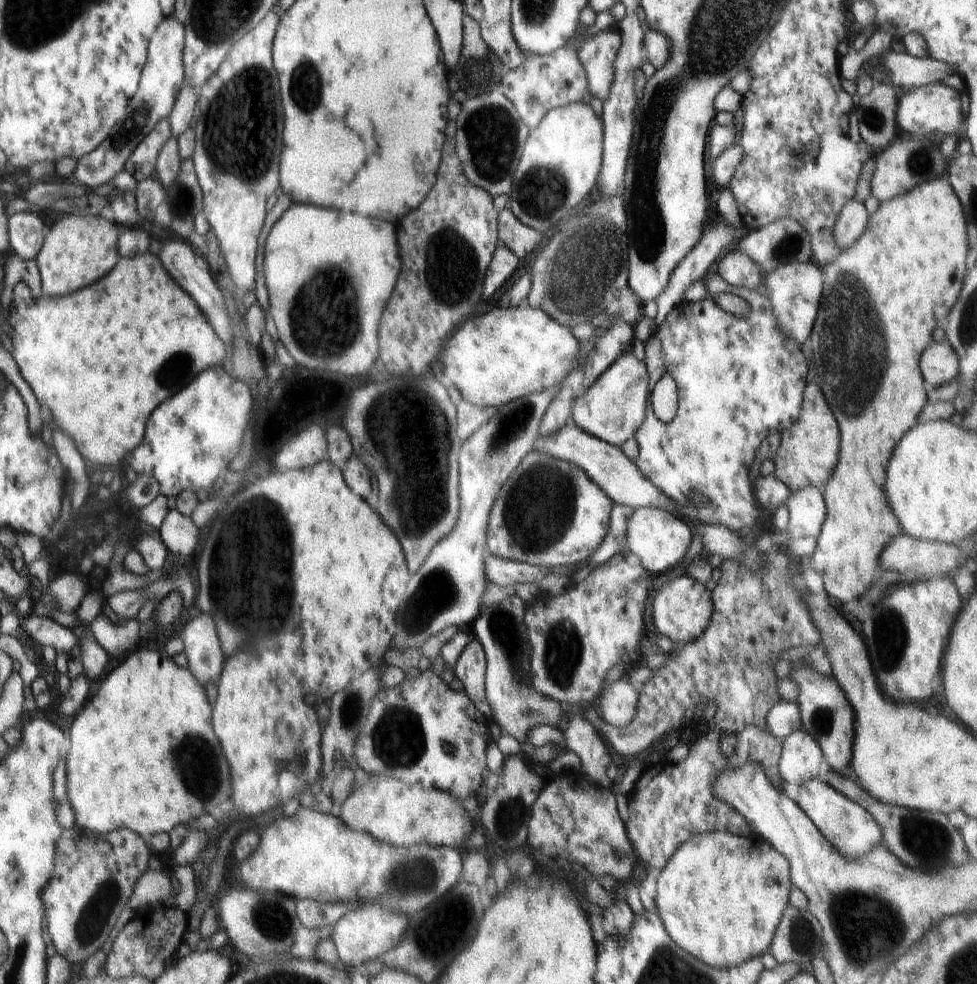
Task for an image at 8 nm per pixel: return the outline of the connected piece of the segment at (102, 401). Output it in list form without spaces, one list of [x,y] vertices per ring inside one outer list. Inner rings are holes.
[[[152,254],[122,258],[122,262],[118,262],[118,266],[114,266],[114,270],[106,278],[102,278],[102,282],[94,282],[94,286],[88,286],[86,290],[78,290],[78,294],[70,293],[68,296],[52,296],[52,298],[40,295],[36,298],[28,287],[16,286],[11,298],[14,306],[12,306],[11,312],[5,311],[5,313],[12,327],[12,358],[18,365],[22,378],[32,388],[43,412],[50,415],[53,426],[68,434],[74,440],[78,452],[96,466],[118,466],[118,464],[124,466],[124,456],[140,444],[142,432],[146,428],[146,420],[150,418],[152,410],[162,400],[166,400],[170,396],[173,397],[186,388],[203,370],[222,365],[224,358],[226,358],[224,343],[212,330],[206,317],[196,306],[196,302],[170,278],[170,274],[160,264],[158,256],[152,256]]]

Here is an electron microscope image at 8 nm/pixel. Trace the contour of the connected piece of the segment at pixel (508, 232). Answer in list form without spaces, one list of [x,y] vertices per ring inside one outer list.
[[[503,209],[497,216],[498,240],[502,241],[520,260],[540,248],[542,234],[522,224],[511,210]]]

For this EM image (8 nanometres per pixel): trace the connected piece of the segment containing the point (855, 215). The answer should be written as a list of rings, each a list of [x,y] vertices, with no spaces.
[[[856,198],[850,199],[842,207],[832,231],[833,241],[839,254],[854,246],[868,223],[869,215],[864,204]]]

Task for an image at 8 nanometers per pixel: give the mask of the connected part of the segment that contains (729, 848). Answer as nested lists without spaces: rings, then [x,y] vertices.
[[[720,831],[696,833],[677,848],[677,851],[666,863],[666,866],[659,871],[655,896],[656,911],[660,914],[659,917],[663,922],[666,932],[670,934],[670,938],[672,938],[683,951],[686,950],[687,953],[696,956],[698,960],[702,960],[702,962],[706,962],[706,964],[710,964],[710,966],[714,966],[714,968],[734,968],[750,959],[761,957],[764,952],[768,951],[784,909],[789,905],[789,890],[791,886],[789,862],[787,858],[784,858],[782,854],[780,854],[768,841],[764,840],[764,838],[755,835],[750,838],[734,836],[733,834]]]

